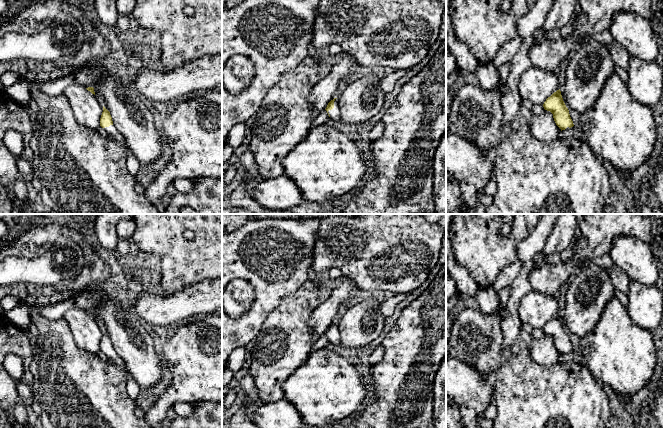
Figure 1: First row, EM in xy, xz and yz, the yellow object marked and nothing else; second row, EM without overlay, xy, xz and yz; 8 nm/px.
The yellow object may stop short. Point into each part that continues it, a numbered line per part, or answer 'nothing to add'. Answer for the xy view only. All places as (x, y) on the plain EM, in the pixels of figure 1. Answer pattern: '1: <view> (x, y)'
1: xy (113, 357)

